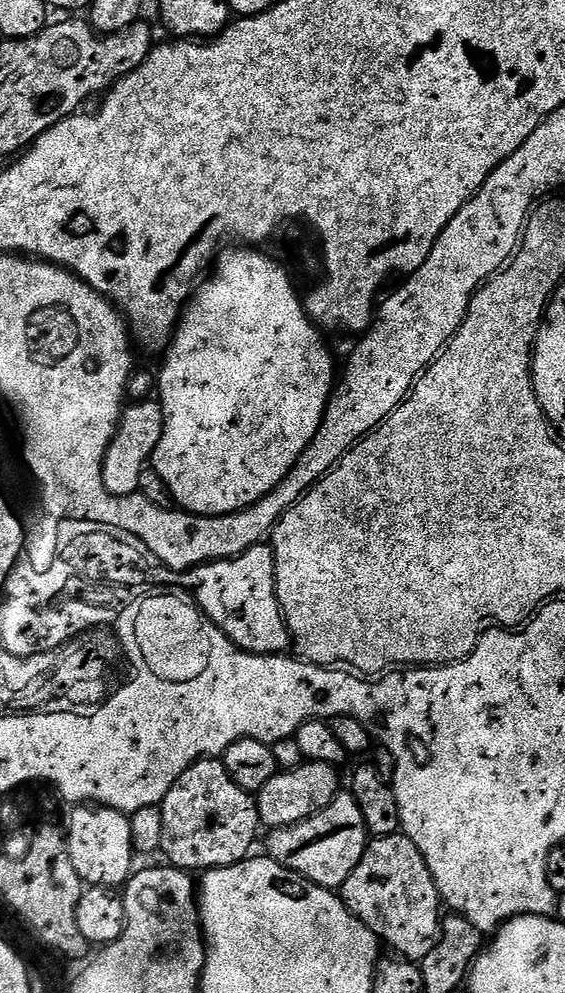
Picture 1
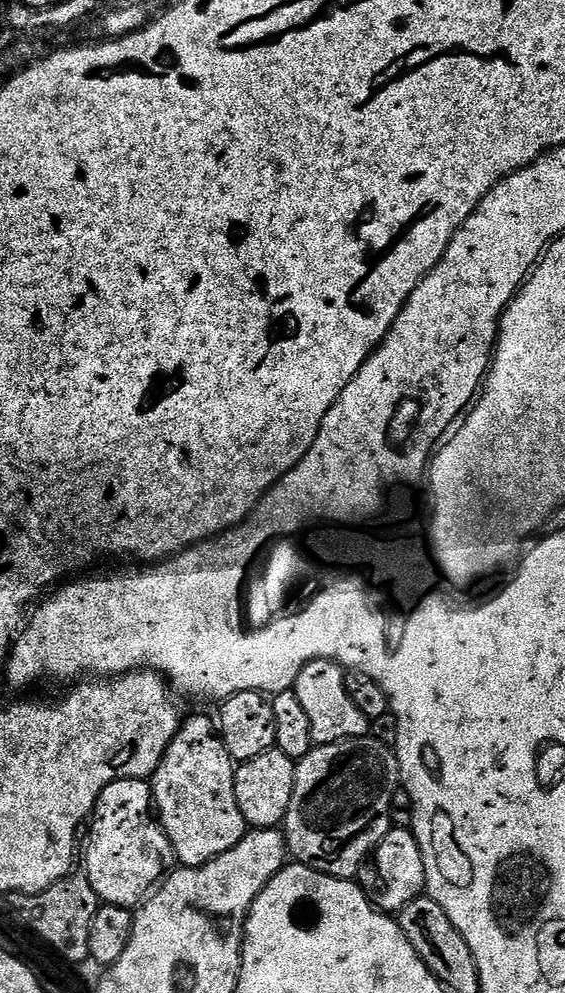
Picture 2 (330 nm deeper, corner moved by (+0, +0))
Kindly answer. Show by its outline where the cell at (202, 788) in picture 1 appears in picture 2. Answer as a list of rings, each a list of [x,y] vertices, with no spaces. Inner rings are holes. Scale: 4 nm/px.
[[[187,717],[150,777],[158,823],[168,835],[177,861],[185,868],[200,868],[226,854],[226,850],[234,850],[249,831],[234,794],[237,765],[217,732],[213,717]]]

